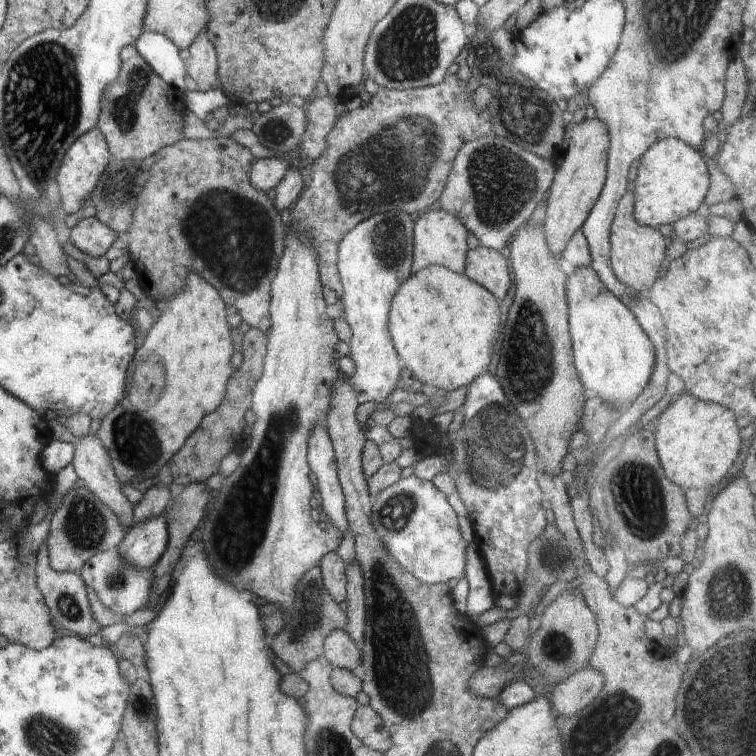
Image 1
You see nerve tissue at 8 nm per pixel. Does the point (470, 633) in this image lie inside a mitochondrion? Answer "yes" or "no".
no

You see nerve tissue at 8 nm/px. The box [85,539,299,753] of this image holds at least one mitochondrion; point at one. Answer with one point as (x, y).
(114, 581)

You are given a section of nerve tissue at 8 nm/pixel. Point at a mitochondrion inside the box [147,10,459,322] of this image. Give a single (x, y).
(221, 227)

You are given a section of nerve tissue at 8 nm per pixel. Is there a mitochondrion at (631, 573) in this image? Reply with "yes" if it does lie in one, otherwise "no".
no

